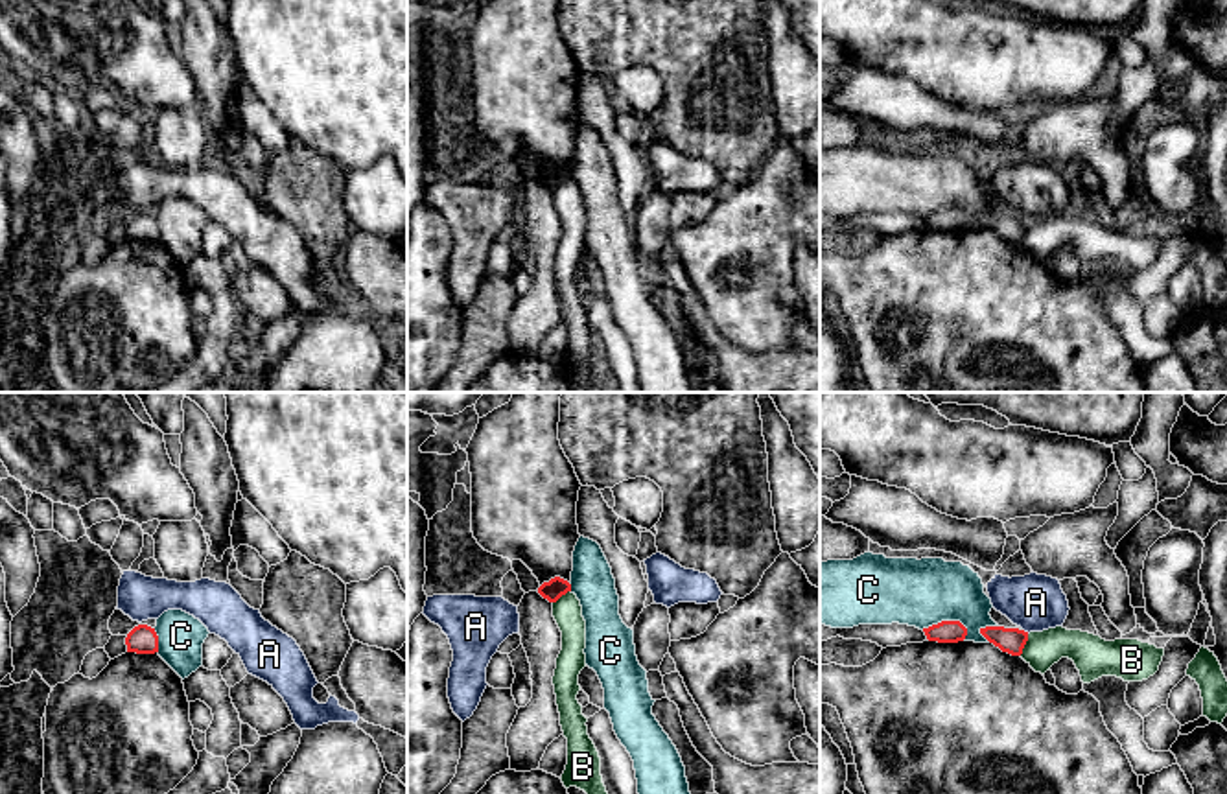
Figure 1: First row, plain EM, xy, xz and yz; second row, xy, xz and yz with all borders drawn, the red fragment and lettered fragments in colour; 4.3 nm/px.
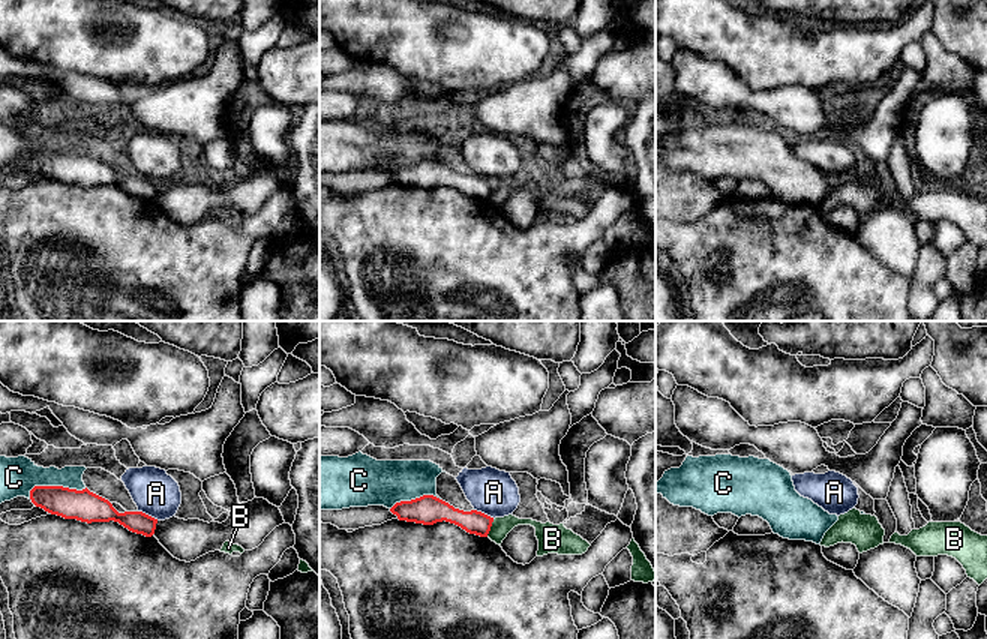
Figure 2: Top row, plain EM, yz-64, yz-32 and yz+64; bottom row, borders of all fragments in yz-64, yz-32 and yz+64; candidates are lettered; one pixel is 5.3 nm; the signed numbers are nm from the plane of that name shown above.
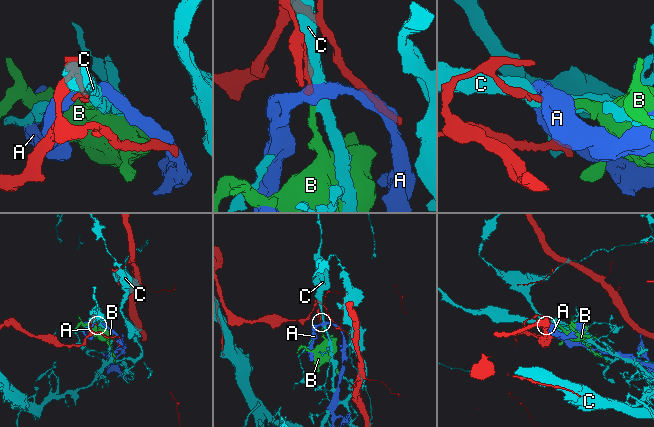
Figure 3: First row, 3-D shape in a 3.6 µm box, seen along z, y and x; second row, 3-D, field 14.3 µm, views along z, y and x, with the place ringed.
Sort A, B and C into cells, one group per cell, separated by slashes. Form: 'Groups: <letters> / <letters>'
Groups: A / B / C

